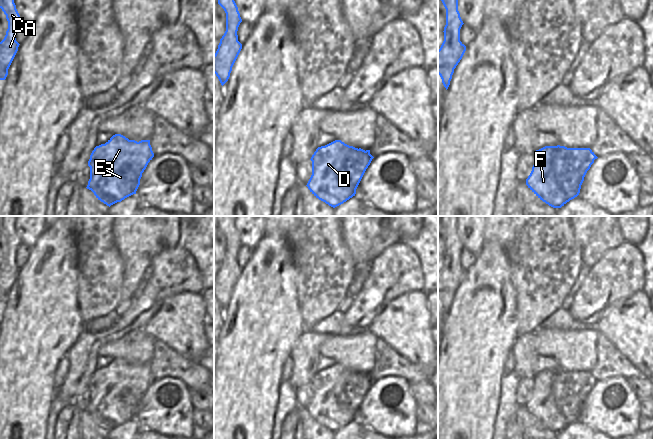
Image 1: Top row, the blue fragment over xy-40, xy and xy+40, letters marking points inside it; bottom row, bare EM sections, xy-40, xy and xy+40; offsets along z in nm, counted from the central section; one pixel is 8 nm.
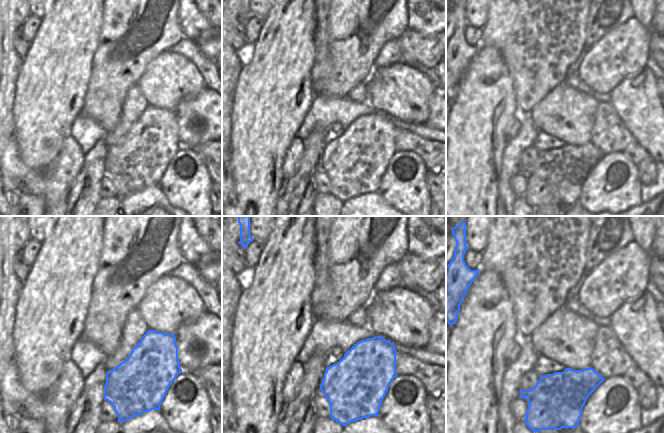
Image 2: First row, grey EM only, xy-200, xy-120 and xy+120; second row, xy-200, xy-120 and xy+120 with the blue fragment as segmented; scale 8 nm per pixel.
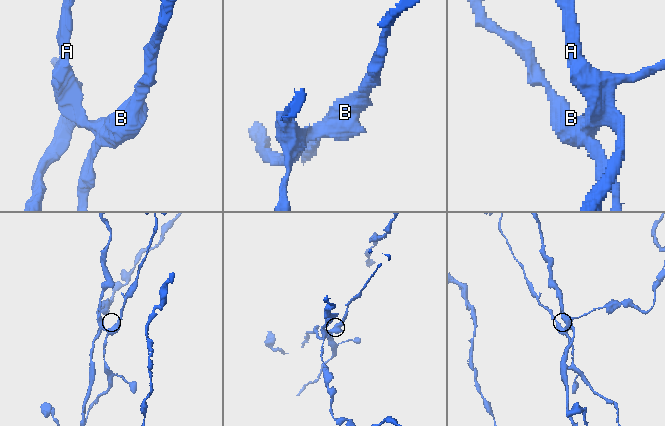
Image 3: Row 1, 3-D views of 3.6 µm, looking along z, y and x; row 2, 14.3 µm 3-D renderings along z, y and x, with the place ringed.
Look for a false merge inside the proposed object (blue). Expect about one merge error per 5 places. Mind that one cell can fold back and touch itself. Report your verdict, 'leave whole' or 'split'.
split

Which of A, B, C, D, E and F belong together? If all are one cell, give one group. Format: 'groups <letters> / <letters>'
groups A C / B D E F

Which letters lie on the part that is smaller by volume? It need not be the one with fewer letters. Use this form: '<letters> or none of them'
B, D, E, F

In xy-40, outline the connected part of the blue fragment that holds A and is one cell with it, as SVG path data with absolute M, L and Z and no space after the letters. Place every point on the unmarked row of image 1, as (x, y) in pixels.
M0 216L0 232L8 245L6 259L0 266L0 304L6 303L8 293L20 269L16 265L16 249L21 242L14 227L15 221L16 216Z

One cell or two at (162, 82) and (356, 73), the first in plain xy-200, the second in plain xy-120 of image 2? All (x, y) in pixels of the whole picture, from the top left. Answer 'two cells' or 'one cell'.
two cells

